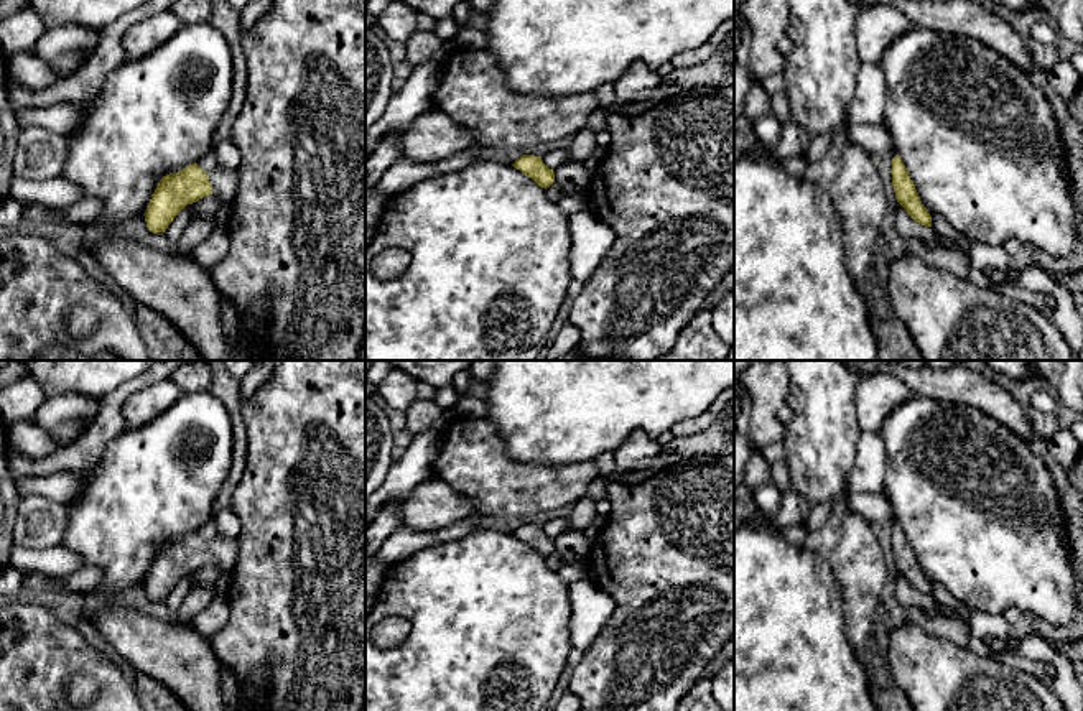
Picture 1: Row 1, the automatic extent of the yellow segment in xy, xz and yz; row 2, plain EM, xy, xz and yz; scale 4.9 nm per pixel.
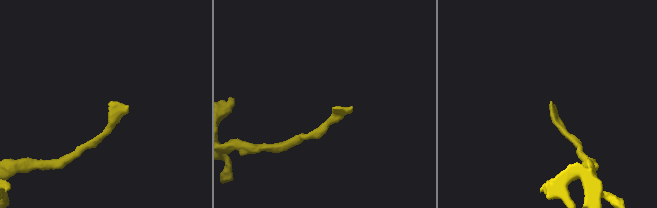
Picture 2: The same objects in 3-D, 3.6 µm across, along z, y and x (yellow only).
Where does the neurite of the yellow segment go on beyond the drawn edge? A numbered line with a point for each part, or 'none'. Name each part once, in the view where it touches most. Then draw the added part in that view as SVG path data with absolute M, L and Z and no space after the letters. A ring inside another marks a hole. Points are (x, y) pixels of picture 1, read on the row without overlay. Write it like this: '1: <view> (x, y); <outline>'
1: xy (223, 550); M217 535L209 541L209 551L212 563L221 569L224 579L227 579L237 561L239 538Z

